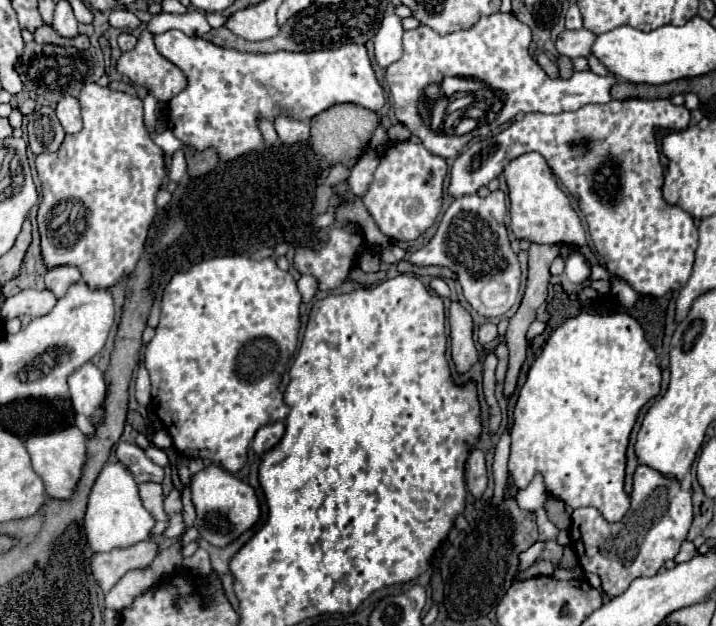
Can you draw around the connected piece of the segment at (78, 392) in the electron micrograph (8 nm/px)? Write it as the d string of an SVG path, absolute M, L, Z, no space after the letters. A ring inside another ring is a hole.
M86 362L68 376L68 386L74 410L90 418L94 424L102 422L102 402L106 396L102 372L92 362Z

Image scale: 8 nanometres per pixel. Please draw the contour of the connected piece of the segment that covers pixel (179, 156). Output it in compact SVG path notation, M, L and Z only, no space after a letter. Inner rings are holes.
M176 150L172 156L172 166L170 166L170 178L178 182L178 178L182 178L186 174L186 160L184 160L184 152Z

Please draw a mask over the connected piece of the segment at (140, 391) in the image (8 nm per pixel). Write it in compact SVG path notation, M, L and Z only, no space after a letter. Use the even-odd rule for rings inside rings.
M140 366L138 378L136 378L136 400L144 408L148 408L152 404L152 398L150 398L150 378L148 378L148 372L146 372L144 366Z

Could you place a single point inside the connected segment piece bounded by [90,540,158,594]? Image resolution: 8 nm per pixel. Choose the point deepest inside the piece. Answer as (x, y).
(108, 568)

